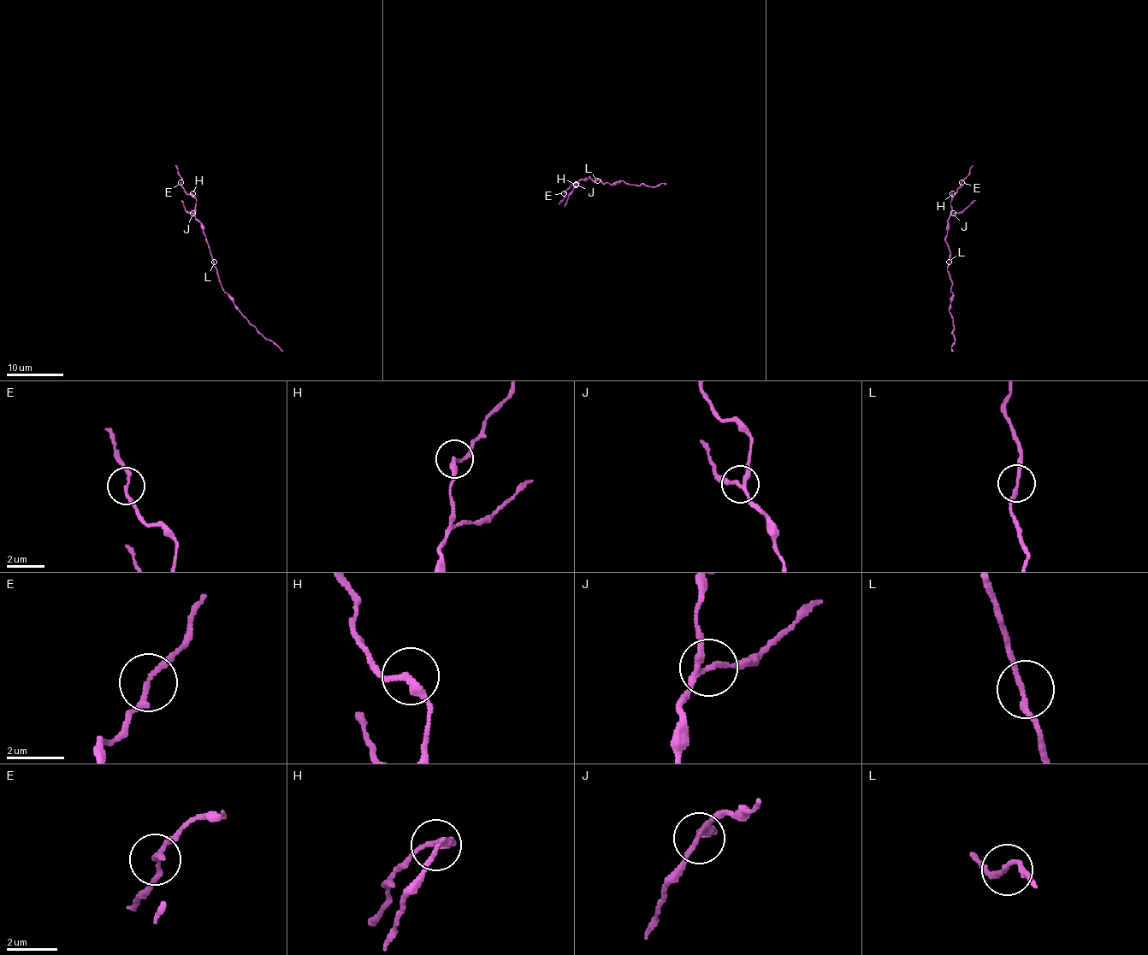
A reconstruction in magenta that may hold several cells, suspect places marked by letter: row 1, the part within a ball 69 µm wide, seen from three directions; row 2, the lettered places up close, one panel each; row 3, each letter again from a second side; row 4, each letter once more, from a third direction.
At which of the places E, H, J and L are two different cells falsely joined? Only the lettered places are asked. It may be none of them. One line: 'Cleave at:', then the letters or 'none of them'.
Cleave at: none of them

